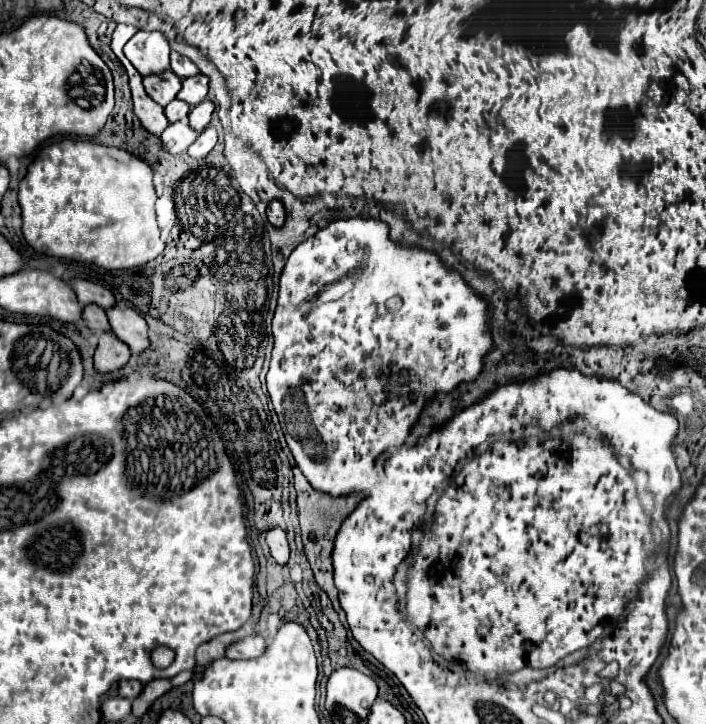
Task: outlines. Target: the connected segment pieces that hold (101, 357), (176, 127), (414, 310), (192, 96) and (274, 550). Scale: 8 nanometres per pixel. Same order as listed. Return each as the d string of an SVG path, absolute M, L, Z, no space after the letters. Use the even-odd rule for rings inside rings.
M104 332L100 336L96 354L94 354L94 368L102 374L120 370L130 360L130 348L122 344L112 332Z
M180 120L180 122L168 124L168 128L162 132L160 138L162 138L162 146L166 152L180 154L180 152L186 152L188 146L198 138L198 132L194 132L190 124Z
M346 218L346 220L336 220L332 224L328 224L326 228L318 230L318 234L314 238L308 238L306 242L302 242L288 258L282 276L280 276L280 290L278 290L278 308L272 320L272 334L274 334L274 346L270 358L270 370L266 376L266 388L268 388L268 396L274 404L274 410L278 414L282 432L286 436L288 448L298 464L298 468L302 470L302 474L306 476L306 480L320 492L326 492L330 496L340 496L340 494L348 494L354 490L368 490L374 486L376 482L376 468L374 468L374 460L390 450L390 448L398 448L404 444L412 424L416 422L418 414L422 412L422 406L426 402L426 398L444 390L450 392L458 382L468 382L474 380L480 370L482 370L482 356L492 348L492 338L490 338L490 330L488 330L490 318L488 318L488 310L486 310L486 302L472 292L472 288L460 278L458 272L450 272L446 270L446 266L440 262L440 258L434 252L426 252L420 248L402 248L396 242L392 242L388 238L388 226L380 220L372 220L372 218ZM344 276L354 276L354 288L344 294L340 300L336 302L326 302L320 304L316 308L312 308L312 304L318 298L318 292L328 286L330 282L337 281ZM398 296L402 298L402 308L396 312L390 312L386 308L386 302ZM382 376L406 376L408 382L400 382L396 384L390 394L384 392L384 386L380 384Z
M196 74L182 80L182 90L178 92L178 98L194 108L202 100L206 100L206 94L208 94L208 78L204 74Z
M272 526L268 528L266 532L266 544L270 548L270 554L276 562L280 564L286 564L288 562L288 554L290 554L290 548L288 548L288 540L286 540L286 532L278 526Z

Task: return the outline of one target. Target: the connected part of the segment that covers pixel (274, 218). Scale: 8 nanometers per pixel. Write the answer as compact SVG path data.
M272 200L272 202L268 204L268 210L266 210L266 214L268 214L268 220L270 220L270 224L272 224L272 226L280 228L280 226L284 224L286 212L284 212L284 206L282 206L282 202L278 202L278 200Z

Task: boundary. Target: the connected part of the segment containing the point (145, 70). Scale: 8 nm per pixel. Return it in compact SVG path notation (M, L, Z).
M136 32L124 46L124 54L142 76L162 74L170 66L170 46L162 32Z

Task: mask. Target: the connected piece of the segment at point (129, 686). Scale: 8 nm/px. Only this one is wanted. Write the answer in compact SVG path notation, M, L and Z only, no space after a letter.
M124 680L124 682L120 682L118 694L120 694L122 698L134 700L134 698L142 692L142 688L144 688L144 684L142 684L142 682L138 682L138 680Z

